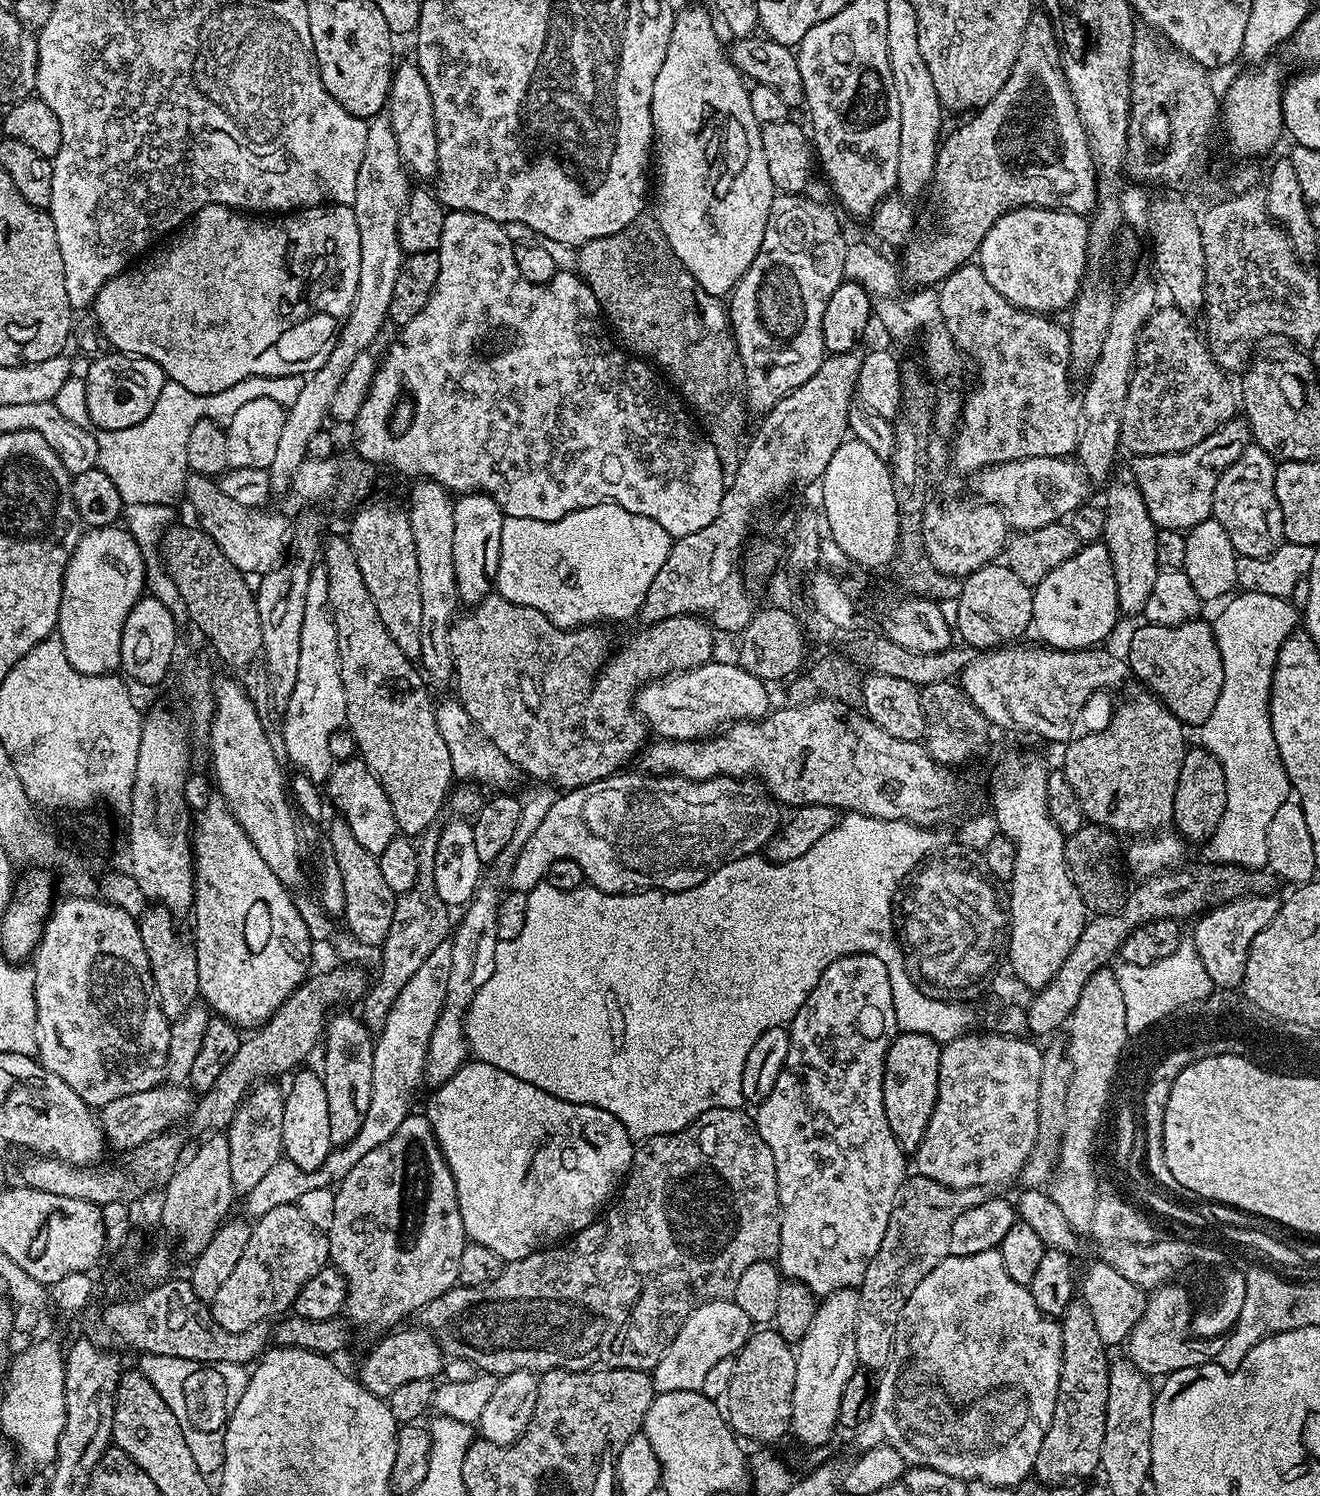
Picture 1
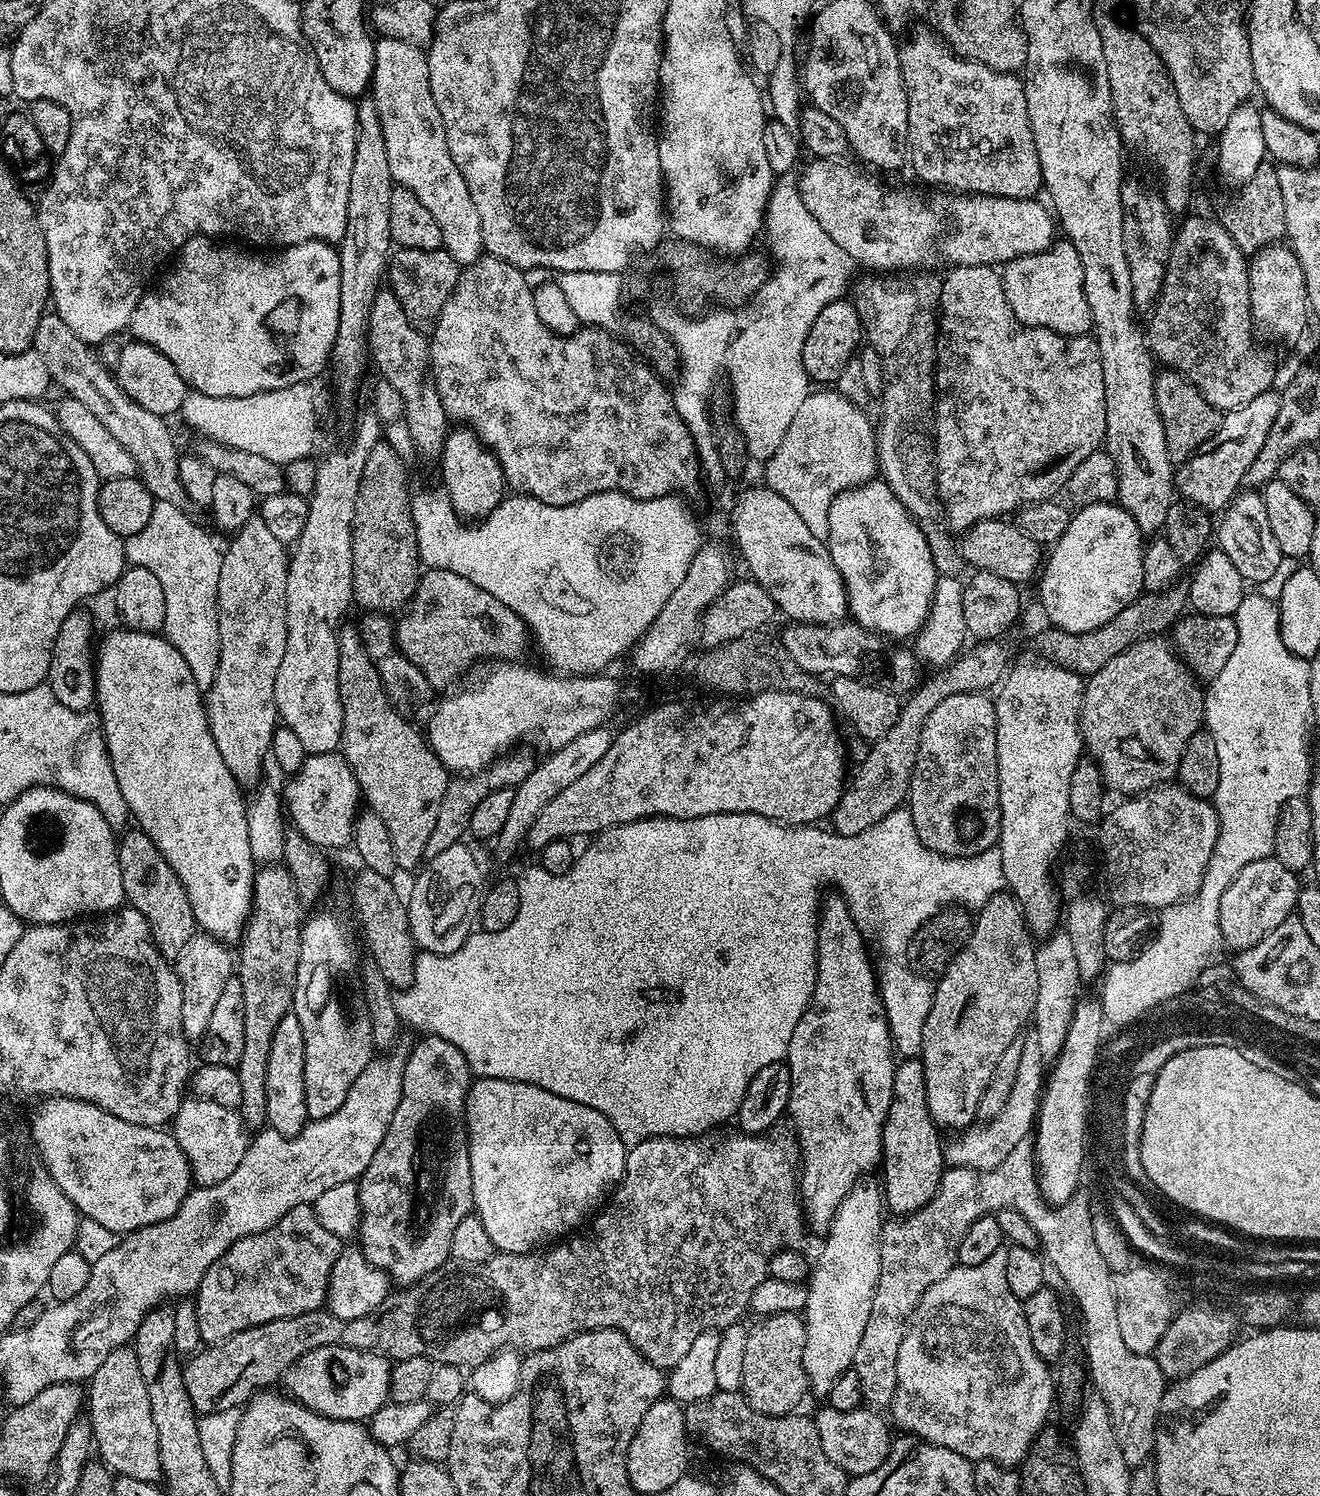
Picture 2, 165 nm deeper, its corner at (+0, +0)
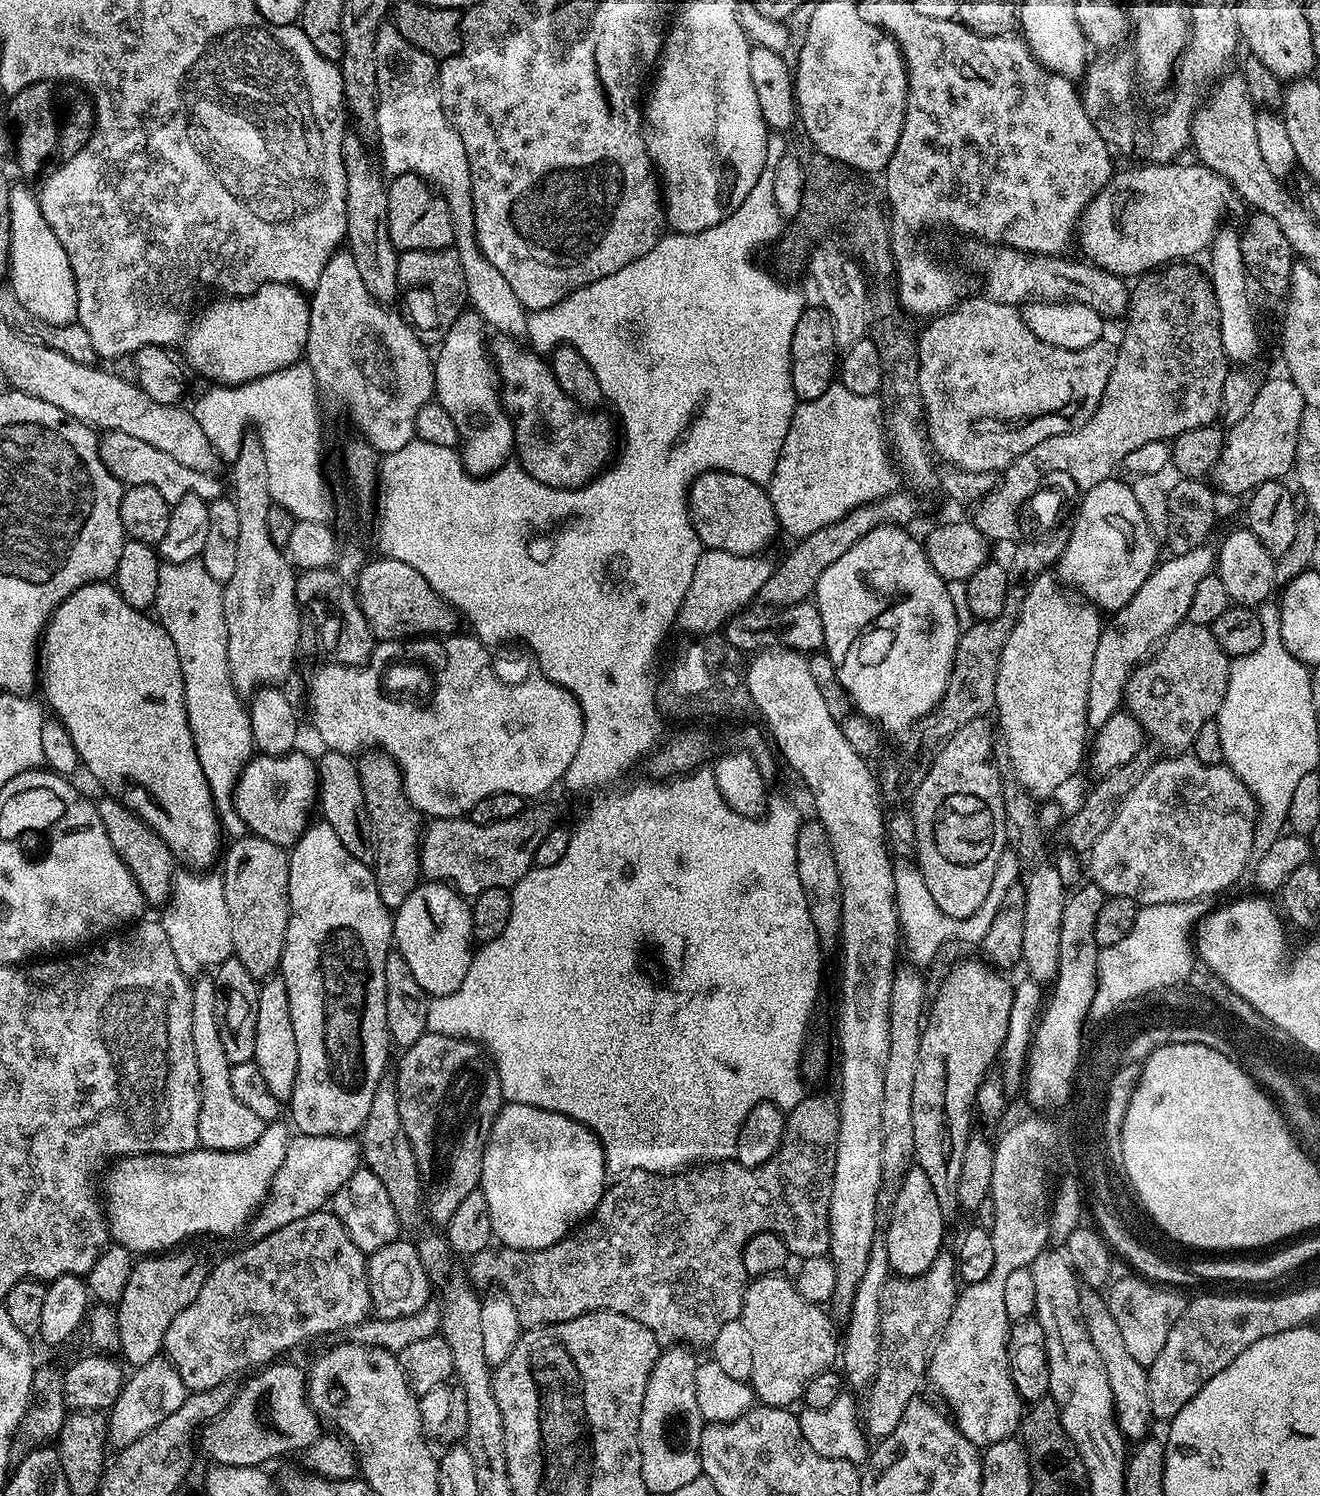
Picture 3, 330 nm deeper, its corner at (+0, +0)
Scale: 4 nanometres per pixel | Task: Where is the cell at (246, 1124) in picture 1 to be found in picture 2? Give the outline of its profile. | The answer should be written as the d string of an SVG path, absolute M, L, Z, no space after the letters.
M268 862L257 867L252 887L252 913L238 944L238 975L242 982L242 1006L246 1010L246 1039L242 1058L235 1066L242 1088L238 1111L245 1125L252 1130L263 1129L268 1118L266 1062L270 1060L270 1038L274 1036L274 1029L292 1006L292 991L298 974L300 932L306 919L306 912L302 909L294 878L283 863Z

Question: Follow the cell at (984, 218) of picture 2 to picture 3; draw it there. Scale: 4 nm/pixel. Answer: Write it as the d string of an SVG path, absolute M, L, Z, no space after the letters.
M1148 162L1143 165L1145 168L1128 168L1110 177L1107 186L1080 215L1078 248L1080 244L1089 261L1116 276L1136 278L1169 263L1194 258L1192 256L1211 247L1222 224L1220 218L1234 200L1234 189L1224 177L1199 162L1180 163Z

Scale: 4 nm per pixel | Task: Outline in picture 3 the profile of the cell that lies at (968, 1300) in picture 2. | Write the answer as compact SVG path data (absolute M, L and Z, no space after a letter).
M1025 1115L1012 1124L994 1144L994 1170L990 1199L994 1206L994 1222L990 1226L994 1238L994 1267L982 1282L974 1282L959 1289L956 1305L945 1322L928 1357L927 1383L948 1403L947 1411L963 1436L971 1444L987 1446L994 1442L1011 1440L1017 1435L1022 1415L1022 1401L1010 1374L1008 1361L1008 1329L1010 1321L1004 1305L1004 1284L1013 1270L1027 1268L1034 1258L1049 1247L1050 1193L1054 1181L1048 1177L1048 1167L1057 1159L1053 1153L1052 1128Z

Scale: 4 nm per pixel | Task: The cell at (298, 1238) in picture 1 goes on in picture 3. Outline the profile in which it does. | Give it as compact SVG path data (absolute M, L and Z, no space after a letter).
M330 1210L307 1214L266 1234L266 1238L252 1240L249 1245L211 1265L202 1290L198 1290L198 1298L166 1330L163 1355L172 1361L189 1393L229 1383L231 1376L239 1372L259 1370L311 1336L343 1333L369 1319L372 1312L365 1253L354 1246L350 1234L346 1234L346 1226Z

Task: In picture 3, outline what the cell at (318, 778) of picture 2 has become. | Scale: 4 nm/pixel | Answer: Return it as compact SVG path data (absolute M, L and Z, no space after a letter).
M300 750L284 756L253 755L240 769L240 777L230 803L242 814L245 829L266 842L274 842L282 849L291 849L296 839L305 832L310 823L308 815L318 804L318 768Z

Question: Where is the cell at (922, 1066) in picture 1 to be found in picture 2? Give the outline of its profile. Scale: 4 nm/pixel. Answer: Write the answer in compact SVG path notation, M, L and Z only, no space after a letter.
M904 1058L896 1064L894 1074L894 1086L892 1087L892 1101L890 1110L886 1114L886 1122L882 1130L882 1142L880 1143L880 1155L882 1157L882 1169L884 1168L884 1184L882 1183L882 1200L893 1217L910 1216L917 1212L934 1194L938 1188L938 1182L942 1178L946 1167L945 1145L938 1135L936 1124L930 1118L930 1112L926 1106L926 1074L919 1058Z

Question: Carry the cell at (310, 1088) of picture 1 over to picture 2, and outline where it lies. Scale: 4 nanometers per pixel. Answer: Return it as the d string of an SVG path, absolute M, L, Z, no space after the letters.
M288 1011L270 1038L270 1060L266 1062L267 1127L283 1136L296 1136L309 1122L306 1110L306 1054L302 1042L302 1026Z

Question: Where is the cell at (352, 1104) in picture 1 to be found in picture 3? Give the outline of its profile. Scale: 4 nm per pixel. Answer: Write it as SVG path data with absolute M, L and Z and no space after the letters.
M309 823L308 828L296 839L296 843L288 852L288 865L290 866L288 925L278 975L286 982L286 994L290 998L290 1022L294 1022L294 1039L298 1041L298 1078L294 1078L294 1090L290 1101L293 1120L291 1123L294 1128L296 1123L295 1131L299 1135L355 1137L366 1122L366 1114L373 1105L375 1090L386 1075L384 1067L388 1064L390 1037L386 1026L386 958L394 948L392 934L394 916L382 902L382 894L378 894L375 871L358 858L354 858L354 854L350 854L350 850L342 846L338 834L334 834L334 830L330 830L330 826L326 823Z

